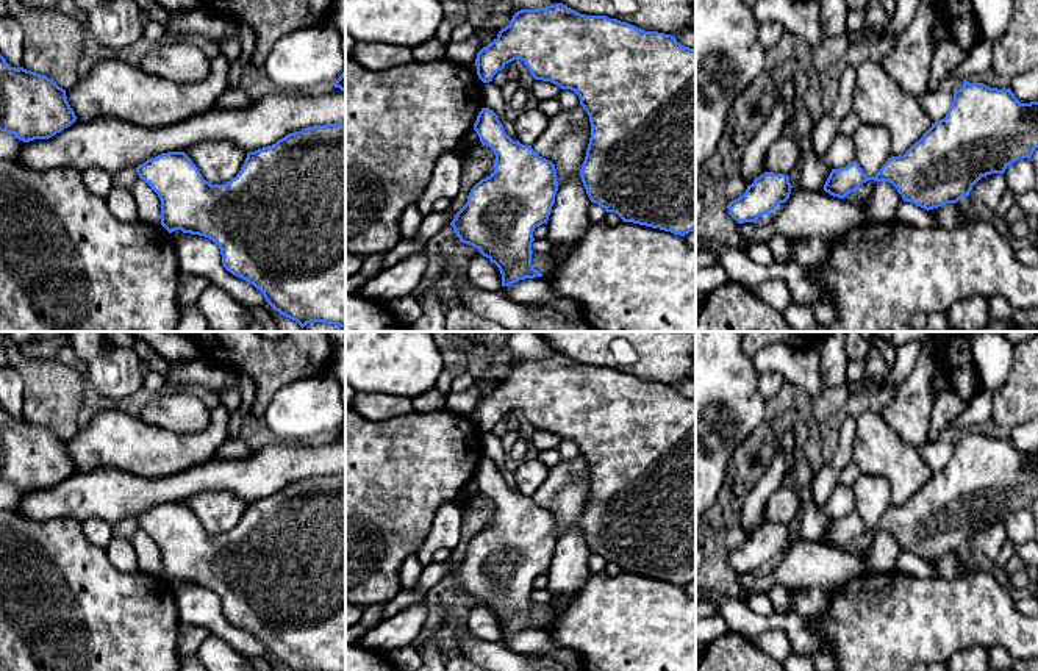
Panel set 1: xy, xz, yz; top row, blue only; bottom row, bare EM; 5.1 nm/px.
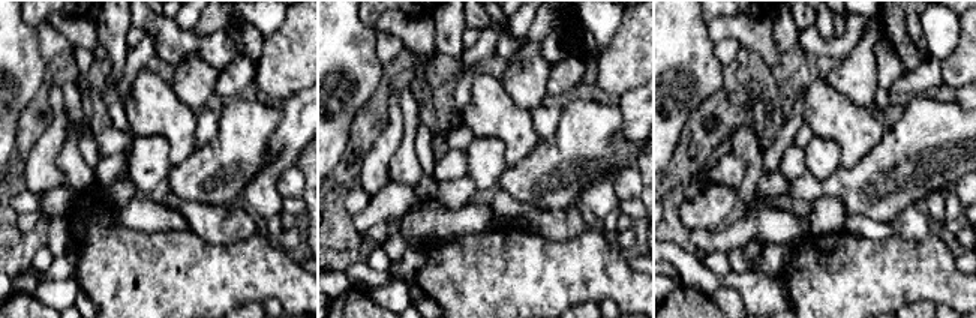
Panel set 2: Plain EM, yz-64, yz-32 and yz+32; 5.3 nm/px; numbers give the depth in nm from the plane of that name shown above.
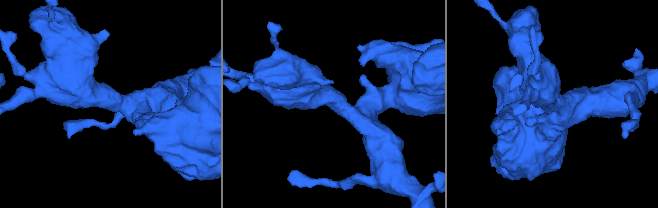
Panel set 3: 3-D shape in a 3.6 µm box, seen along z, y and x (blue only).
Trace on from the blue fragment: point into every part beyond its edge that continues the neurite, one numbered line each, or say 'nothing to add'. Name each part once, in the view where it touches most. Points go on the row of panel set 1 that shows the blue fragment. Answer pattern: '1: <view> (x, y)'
nothing to add

